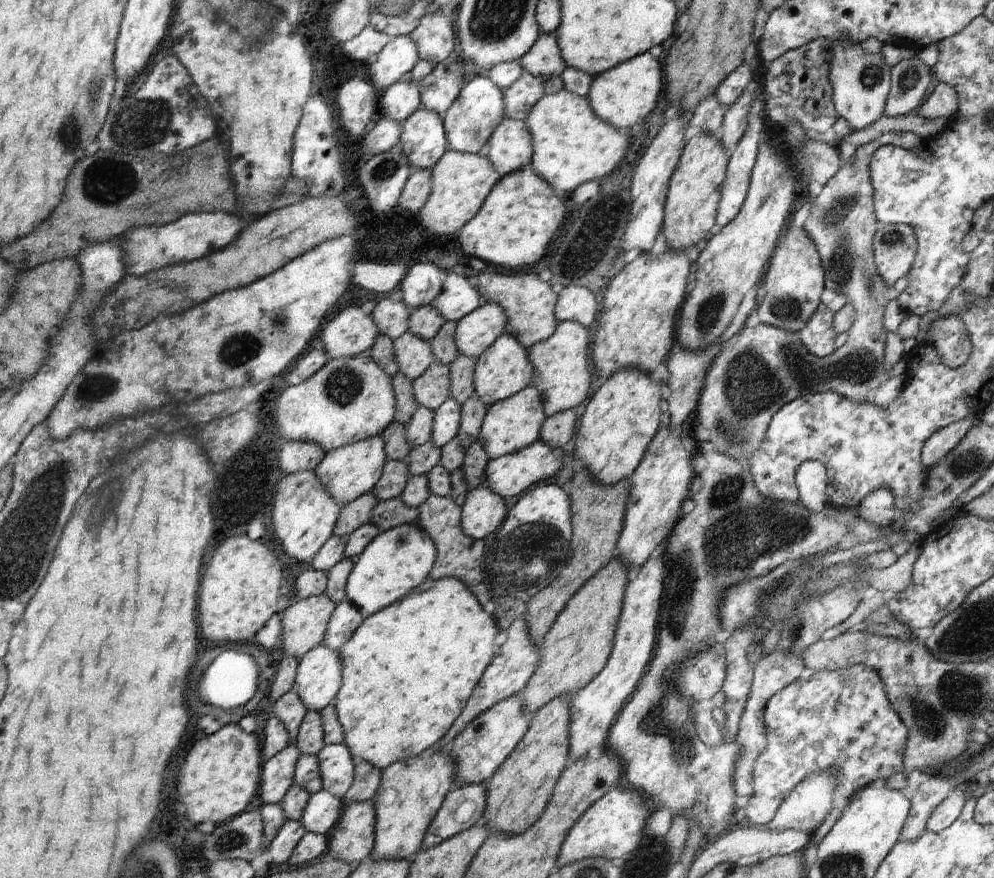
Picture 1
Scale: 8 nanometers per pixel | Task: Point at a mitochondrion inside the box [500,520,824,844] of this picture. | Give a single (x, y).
(684, 752)

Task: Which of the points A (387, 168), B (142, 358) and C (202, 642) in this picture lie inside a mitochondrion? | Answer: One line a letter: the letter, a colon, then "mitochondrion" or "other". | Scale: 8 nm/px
A: mitochondrion
B: other
C: other

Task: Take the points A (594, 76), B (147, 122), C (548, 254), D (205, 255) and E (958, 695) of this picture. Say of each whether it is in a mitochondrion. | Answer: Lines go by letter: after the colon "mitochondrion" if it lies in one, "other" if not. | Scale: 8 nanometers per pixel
A: other
B: mitochondrion
C: other
D: other
E: mitochondrion

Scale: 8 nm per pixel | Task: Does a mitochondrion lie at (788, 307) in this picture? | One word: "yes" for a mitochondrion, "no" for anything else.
yes

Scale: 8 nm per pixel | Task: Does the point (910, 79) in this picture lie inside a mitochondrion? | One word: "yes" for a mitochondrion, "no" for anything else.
yes

